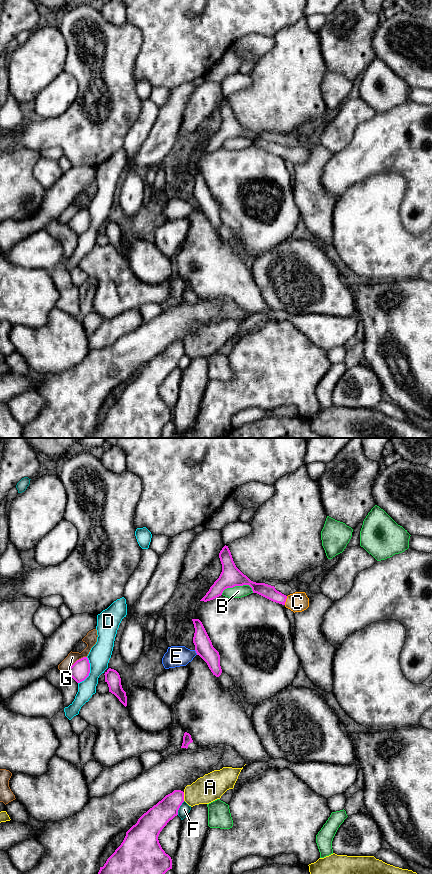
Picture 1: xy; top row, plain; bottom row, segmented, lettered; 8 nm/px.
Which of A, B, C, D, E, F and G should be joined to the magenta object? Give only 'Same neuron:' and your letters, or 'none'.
Same neuron: C

